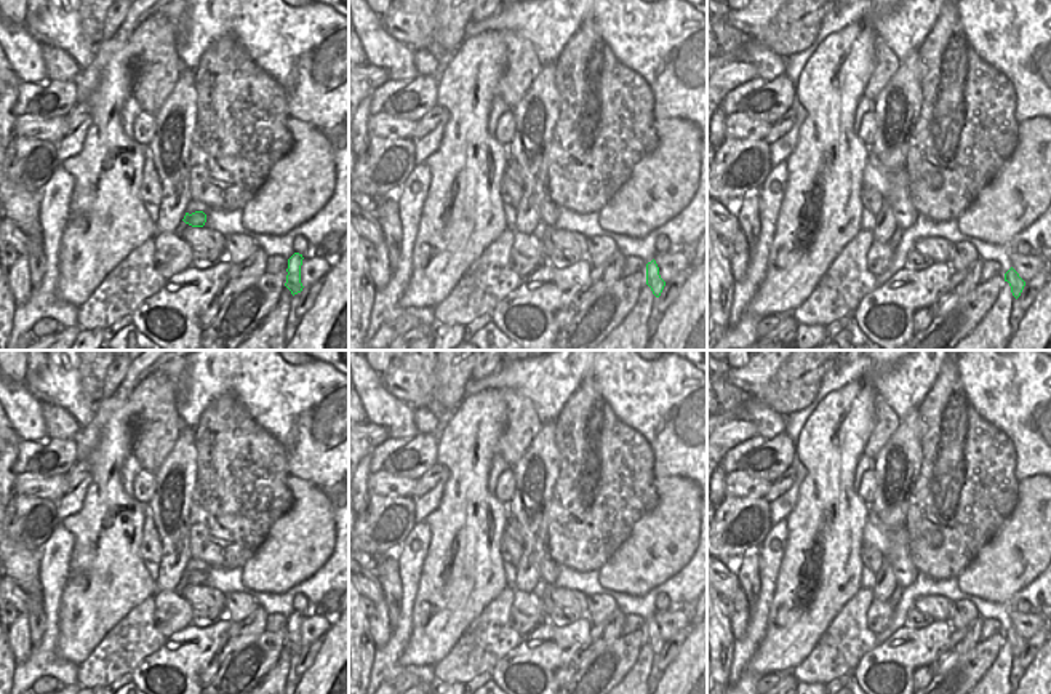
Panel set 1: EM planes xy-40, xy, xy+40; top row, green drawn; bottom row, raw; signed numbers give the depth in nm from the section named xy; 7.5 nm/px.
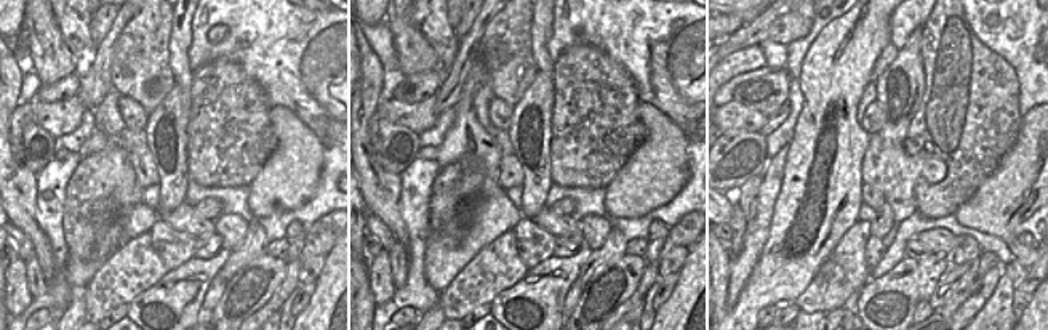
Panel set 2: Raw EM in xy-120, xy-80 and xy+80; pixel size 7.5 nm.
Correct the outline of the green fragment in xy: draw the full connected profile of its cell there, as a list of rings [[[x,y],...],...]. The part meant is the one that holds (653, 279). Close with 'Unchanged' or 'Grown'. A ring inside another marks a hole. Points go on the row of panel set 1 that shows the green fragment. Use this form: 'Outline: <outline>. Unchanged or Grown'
Outline: [[[654,259],[646,264],[646,285],[651,288],[656,297],[661,296],[665,286],[665,281],[661,278],[659,267]]]. Unchanged.

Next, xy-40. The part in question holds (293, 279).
Outline: [[[294,253],[290,259],[288,259],[288,275],[286,275],[286,283],[285,286],[291,291],[291,294],[298,294],[302,291],[302,283],[301,283],[301,265],[302,265],[302,254]]]. Unchanged.

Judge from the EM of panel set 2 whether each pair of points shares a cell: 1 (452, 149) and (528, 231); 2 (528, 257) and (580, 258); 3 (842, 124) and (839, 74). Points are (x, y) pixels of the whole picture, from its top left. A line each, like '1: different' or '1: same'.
1: different
2: different
3: same

